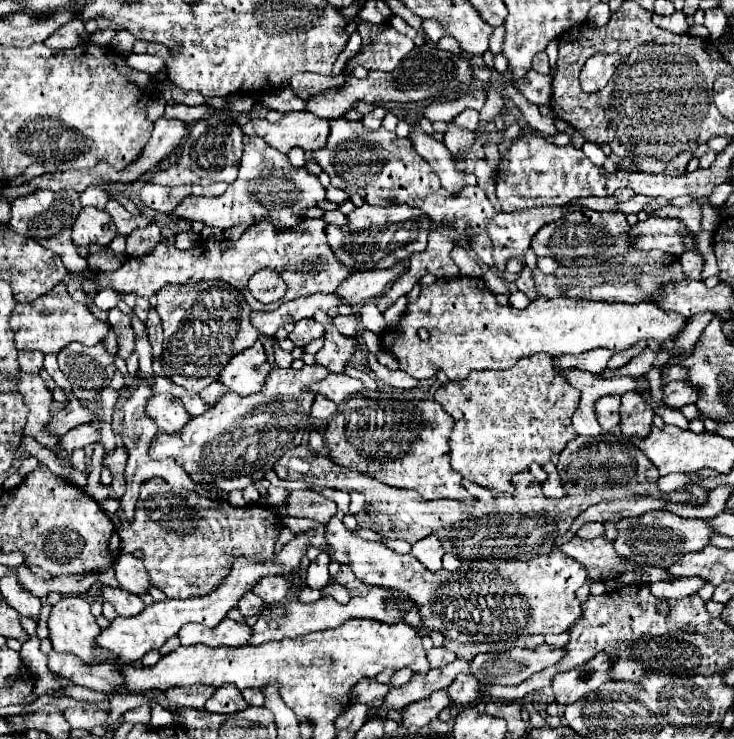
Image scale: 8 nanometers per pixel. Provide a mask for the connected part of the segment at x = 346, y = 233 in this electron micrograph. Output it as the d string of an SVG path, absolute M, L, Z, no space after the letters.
M363 203L359 209L347 215L347 225L327 225L327 243L343 265L355 271L389 269L395 265L395 257L409 259L413 253L421 253L427 247L427 235L431 223L419 215L417 209L407 205L373 207Z

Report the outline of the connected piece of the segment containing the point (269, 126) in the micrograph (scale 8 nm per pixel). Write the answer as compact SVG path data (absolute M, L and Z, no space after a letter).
M287 113L277 123L269 123L267 119L251 119L241 127L247 137L263 137L271 147L281 153L289 153L289 149L299 147L303 151L321 149L327 143L329 121L319 119L313 113Z

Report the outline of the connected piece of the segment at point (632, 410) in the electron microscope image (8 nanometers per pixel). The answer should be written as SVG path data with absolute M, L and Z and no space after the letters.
M629 391L621 397L621 435L623 437L647 437L653 427L653 409L645 399Z

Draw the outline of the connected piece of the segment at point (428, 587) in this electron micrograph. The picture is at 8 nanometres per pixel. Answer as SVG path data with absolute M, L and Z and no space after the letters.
M331 517L325 523L325 541L327 551L331 557L339 563L347 563L353 567L355 575L365 585L377 585L401 591L407 595L417 607L423 625L429 631L439 631L445 635L445 639L487 639L491 635L499 635L499 641L505 639L517 639L523 635L547 635L547 633L563 633L569 631L569 627L579 619L581 605L575 597L575 591L587 581L587 571L577 565L577 561L571 561L567 555L563 555L559 549L553 549L547 555L535 557L531 561L517 561L517 559L473 559L467 565L461 565L457 571L445 571L431 573L427 567L423 567L413 555L399 555L385 547L381 541L367 541L357 537L349 529L337 529L337 525L343 525L339 517Z

